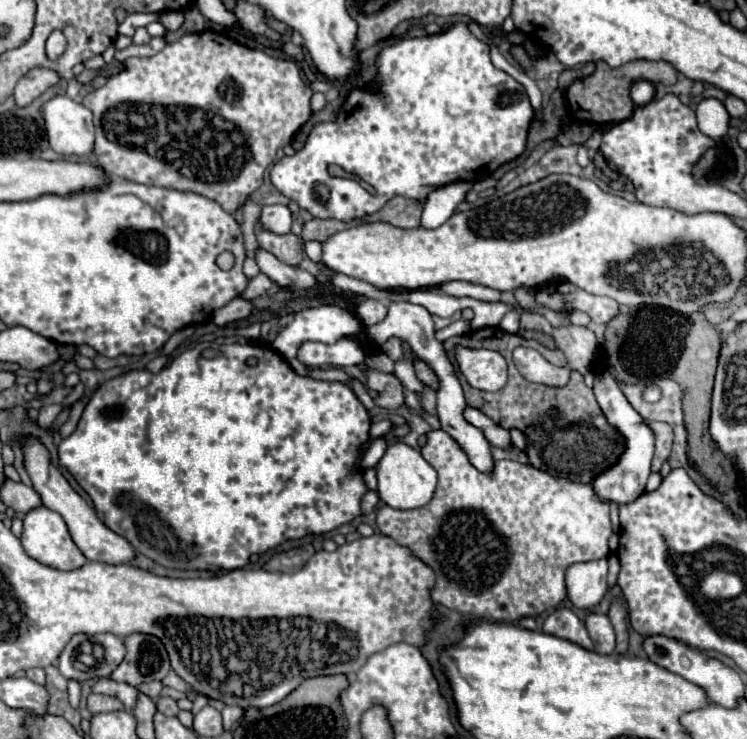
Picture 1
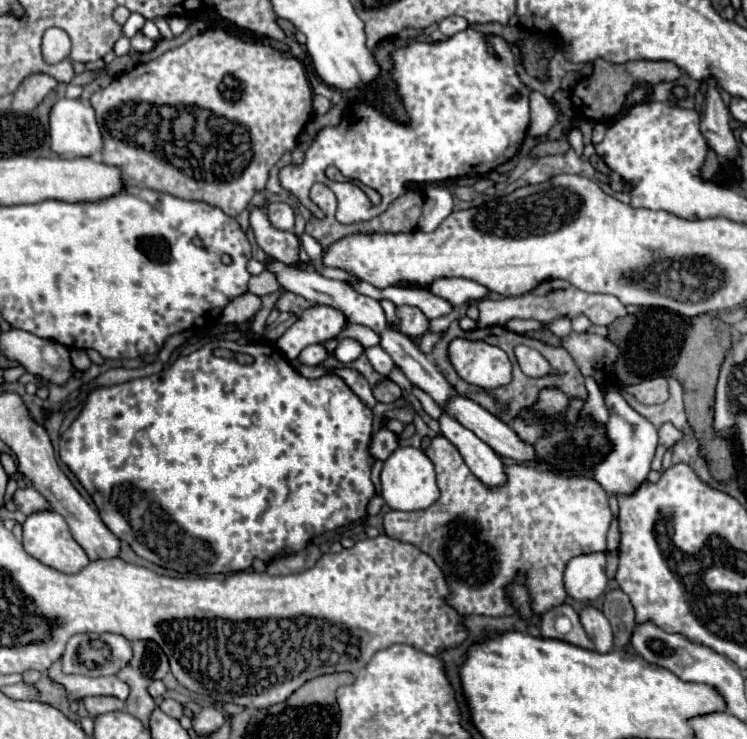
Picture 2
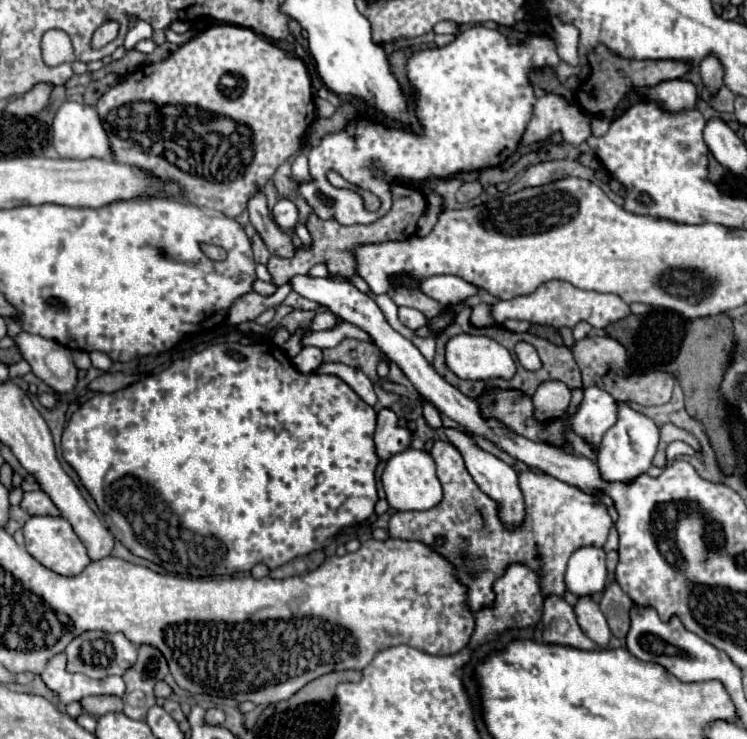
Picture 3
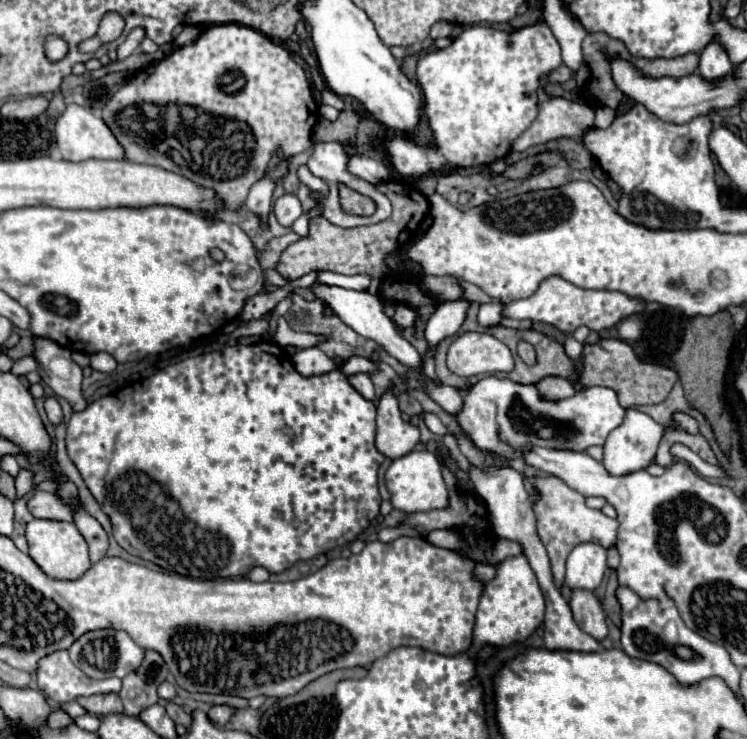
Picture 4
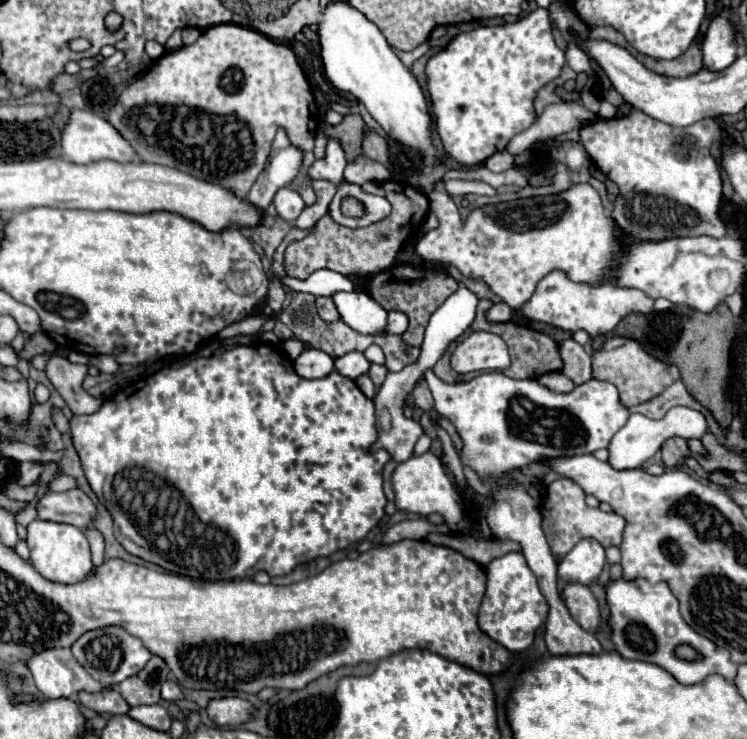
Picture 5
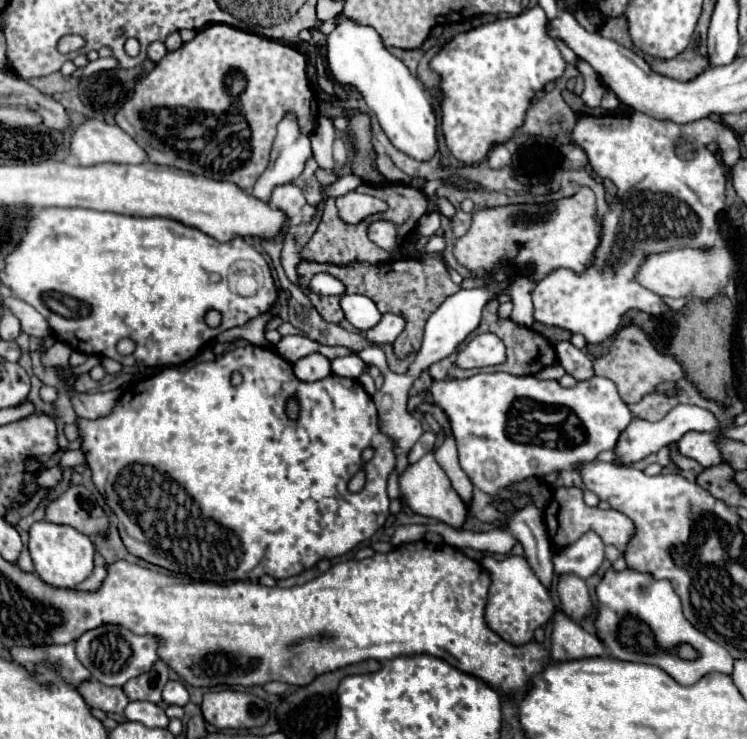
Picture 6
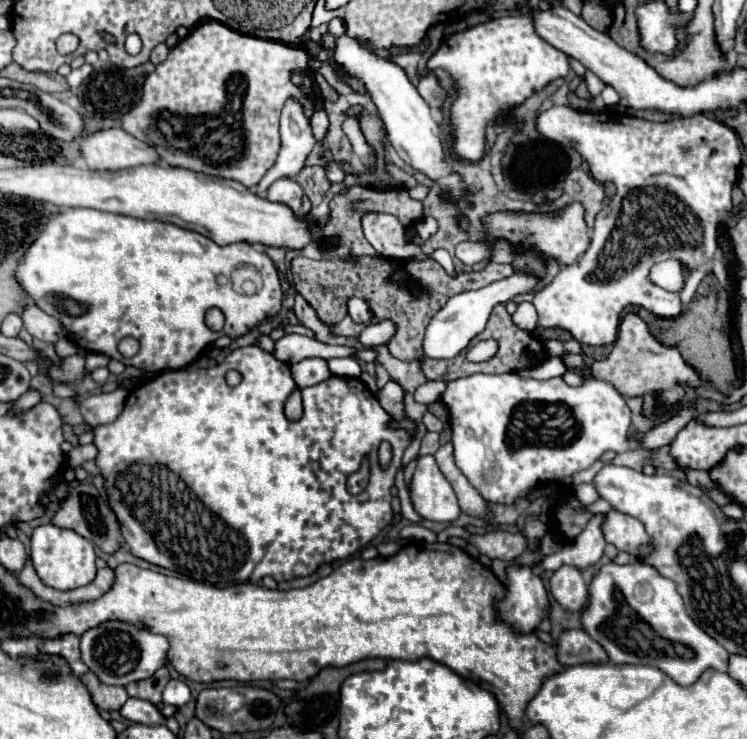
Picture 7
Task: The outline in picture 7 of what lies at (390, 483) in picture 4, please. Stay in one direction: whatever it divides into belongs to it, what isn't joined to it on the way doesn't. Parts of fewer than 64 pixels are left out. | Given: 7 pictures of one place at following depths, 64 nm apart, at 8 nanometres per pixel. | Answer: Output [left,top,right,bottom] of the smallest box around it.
[410,456,460,522]

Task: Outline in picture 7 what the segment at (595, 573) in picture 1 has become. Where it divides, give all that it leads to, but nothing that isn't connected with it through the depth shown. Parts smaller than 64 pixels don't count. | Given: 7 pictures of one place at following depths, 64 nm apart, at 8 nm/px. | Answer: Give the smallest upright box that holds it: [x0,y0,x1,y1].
[535,514,606,577]

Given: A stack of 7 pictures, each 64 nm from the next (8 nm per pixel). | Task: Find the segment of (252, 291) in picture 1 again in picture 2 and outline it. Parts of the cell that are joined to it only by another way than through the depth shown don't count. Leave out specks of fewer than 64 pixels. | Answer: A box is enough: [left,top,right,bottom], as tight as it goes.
[250,268,282,296]

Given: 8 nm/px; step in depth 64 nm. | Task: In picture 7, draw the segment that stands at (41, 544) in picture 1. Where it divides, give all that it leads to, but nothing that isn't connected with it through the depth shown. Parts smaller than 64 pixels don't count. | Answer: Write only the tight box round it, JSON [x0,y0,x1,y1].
[30,524,96,590]

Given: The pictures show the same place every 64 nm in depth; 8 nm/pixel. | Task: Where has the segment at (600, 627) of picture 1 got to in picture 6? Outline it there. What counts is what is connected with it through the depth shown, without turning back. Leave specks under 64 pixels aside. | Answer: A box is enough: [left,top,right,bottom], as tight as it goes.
[554,574,592,618]

